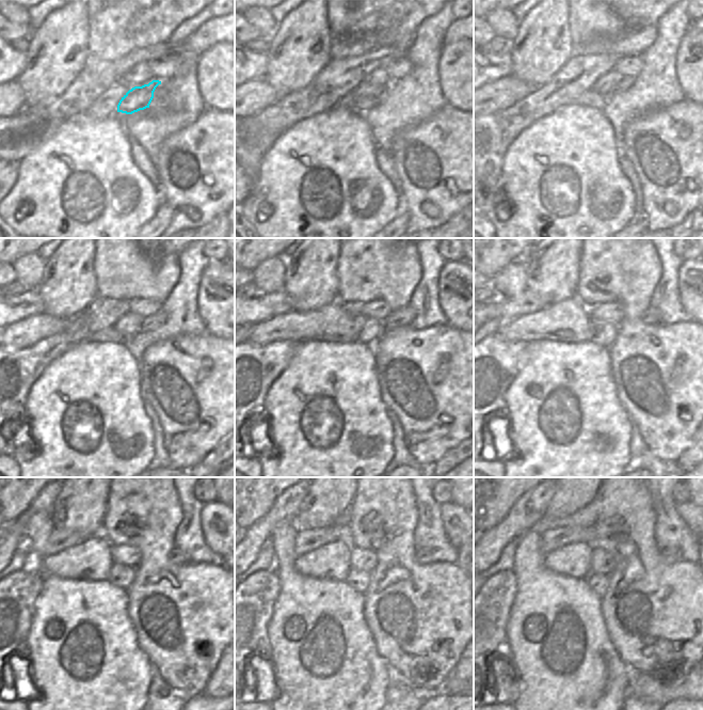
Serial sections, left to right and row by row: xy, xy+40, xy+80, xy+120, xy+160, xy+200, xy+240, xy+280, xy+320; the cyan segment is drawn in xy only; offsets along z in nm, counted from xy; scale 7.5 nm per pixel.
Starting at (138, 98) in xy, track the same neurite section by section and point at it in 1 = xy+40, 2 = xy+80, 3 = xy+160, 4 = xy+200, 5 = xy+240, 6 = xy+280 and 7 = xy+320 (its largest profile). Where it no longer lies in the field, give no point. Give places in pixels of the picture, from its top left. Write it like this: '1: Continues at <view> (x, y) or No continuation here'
1: Continues at xy+40 (363, 104)
2: Continues at xy+80 (591, 98)
3: Continues at xy+160 (330, 322)
4: Continues at xy+200 (569, 321)
5: Continues at xy+240 (91, 559)
6: Continues at xy+280 (331, 562)
7: Continues at xy+320 (574, 559).

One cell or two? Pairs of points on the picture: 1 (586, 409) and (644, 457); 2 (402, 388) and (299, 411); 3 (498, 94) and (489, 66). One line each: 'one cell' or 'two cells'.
1: two cells
2: two cells
3: two cells

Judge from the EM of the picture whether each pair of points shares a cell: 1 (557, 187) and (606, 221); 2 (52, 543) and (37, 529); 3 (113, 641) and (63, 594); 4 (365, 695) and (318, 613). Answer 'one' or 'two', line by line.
1: one
2: two
3: one
4: one

